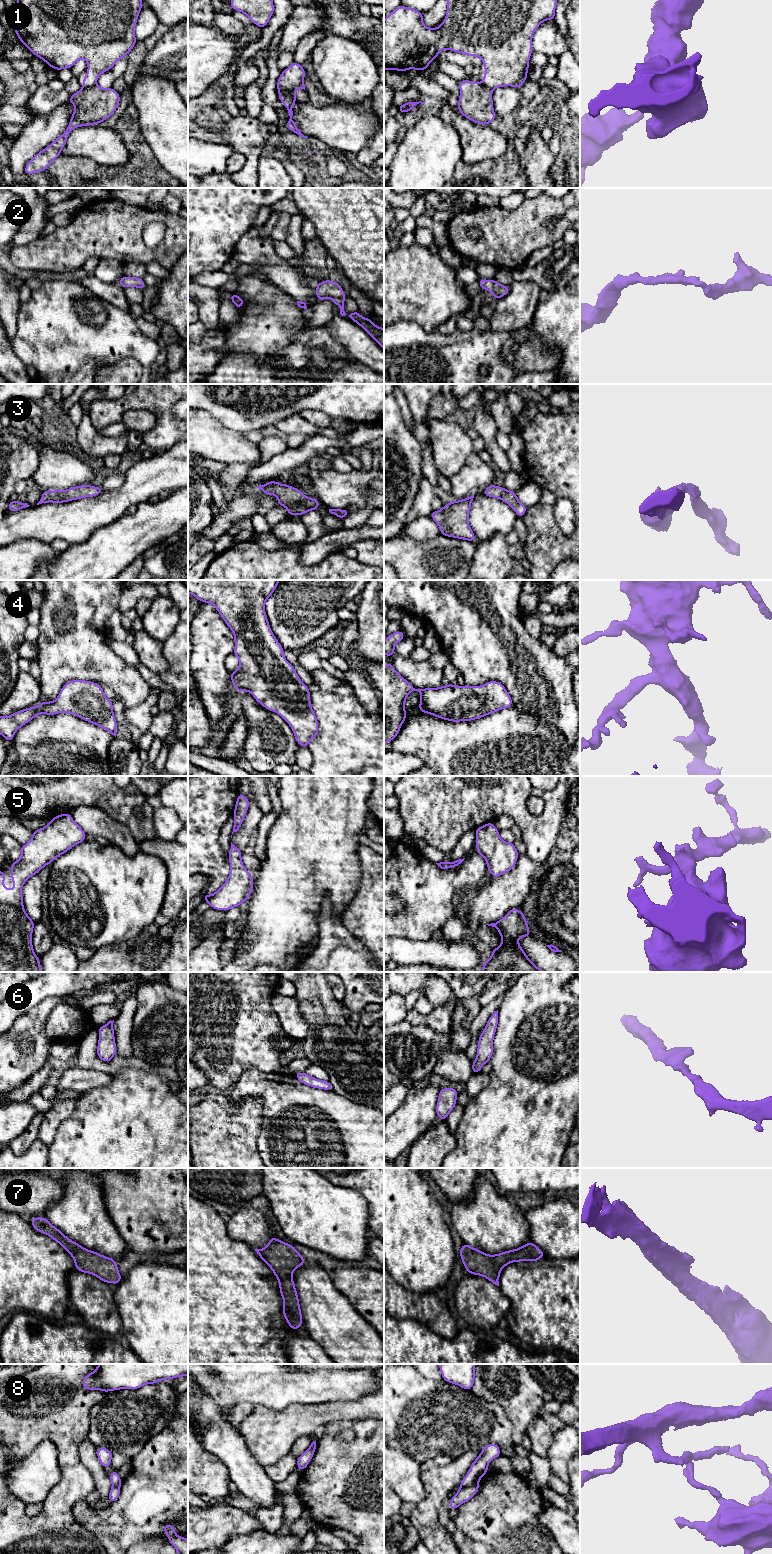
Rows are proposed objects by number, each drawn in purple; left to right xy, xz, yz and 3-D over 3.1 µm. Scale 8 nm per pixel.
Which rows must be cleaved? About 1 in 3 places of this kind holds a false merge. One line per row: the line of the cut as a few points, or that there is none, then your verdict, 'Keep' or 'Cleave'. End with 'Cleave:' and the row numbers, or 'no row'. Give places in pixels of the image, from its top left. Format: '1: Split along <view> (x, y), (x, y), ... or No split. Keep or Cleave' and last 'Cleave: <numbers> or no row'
1: Split along xz (279, 93), (287, 93), (295, 100). Cleave
2: No split. Keep
3: No split. Keep
4: No split. Keep
5: No split. Keep
6: No split. Keep
7: No split. Keep
8: Split along yz (477, 1481), (467, 1486), (459, 1487). Cleave
Cleave: 1, 8

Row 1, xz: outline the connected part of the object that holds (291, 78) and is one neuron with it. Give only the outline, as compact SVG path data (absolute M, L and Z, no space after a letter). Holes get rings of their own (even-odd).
M293 62L287 69L285 69L277 80L277 91L280 93L287 93L291 98L296 100L295 90L297 88L304 89L305 85L303 79L306 71L301 64Z

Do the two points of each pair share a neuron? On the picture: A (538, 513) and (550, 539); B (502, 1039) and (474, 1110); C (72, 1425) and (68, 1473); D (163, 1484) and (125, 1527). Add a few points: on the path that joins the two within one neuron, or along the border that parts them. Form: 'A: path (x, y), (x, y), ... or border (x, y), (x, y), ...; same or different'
A: path (539, 519), (544, 533); same
B: path (502, 1057), (502, 1082), (492, 1092); same
C: border (79, 1462), (61, 1467); different
D: path (155, 1495), (134, 1516); same

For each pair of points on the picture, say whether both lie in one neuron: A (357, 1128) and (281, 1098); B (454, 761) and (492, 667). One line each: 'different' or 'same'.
A: same
B: different

